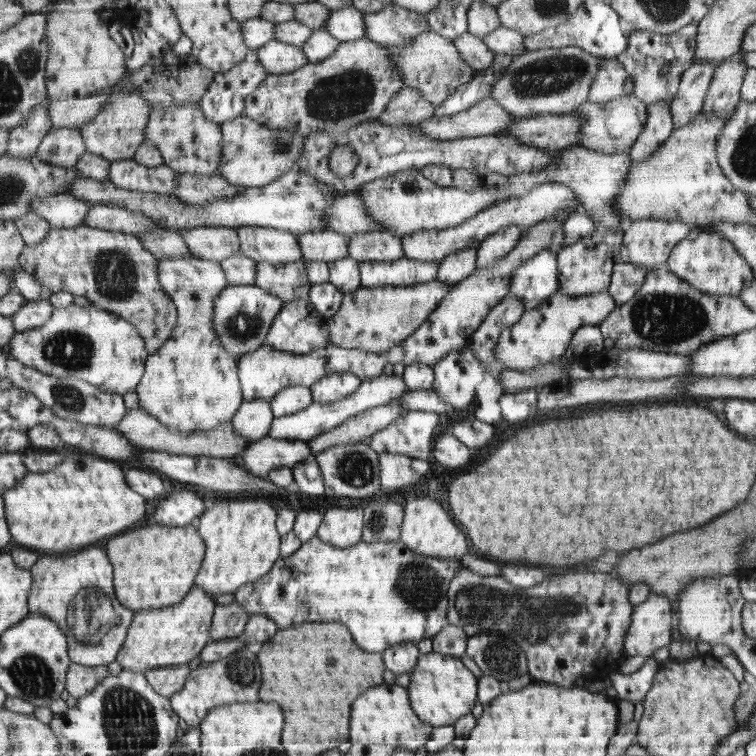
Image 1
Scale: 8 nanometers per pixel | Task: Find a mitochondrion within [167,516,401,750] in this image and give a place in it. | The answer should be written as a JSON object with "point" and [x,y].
{"point":[240,670]}

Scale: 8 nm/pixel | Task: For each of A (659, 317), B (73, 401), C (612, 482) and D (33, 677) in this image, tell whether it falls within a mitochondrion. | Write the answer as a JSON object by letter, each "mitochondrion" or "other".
{"A":"mitochondrion","B":"mitochondrion","C":"mitochondrion","D":"mitochondrion"}

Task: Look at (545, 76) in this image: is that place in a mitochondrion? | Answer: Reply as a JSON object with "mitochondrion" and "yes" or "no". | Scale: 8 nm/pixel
{"mitochondrion":"yes"}

